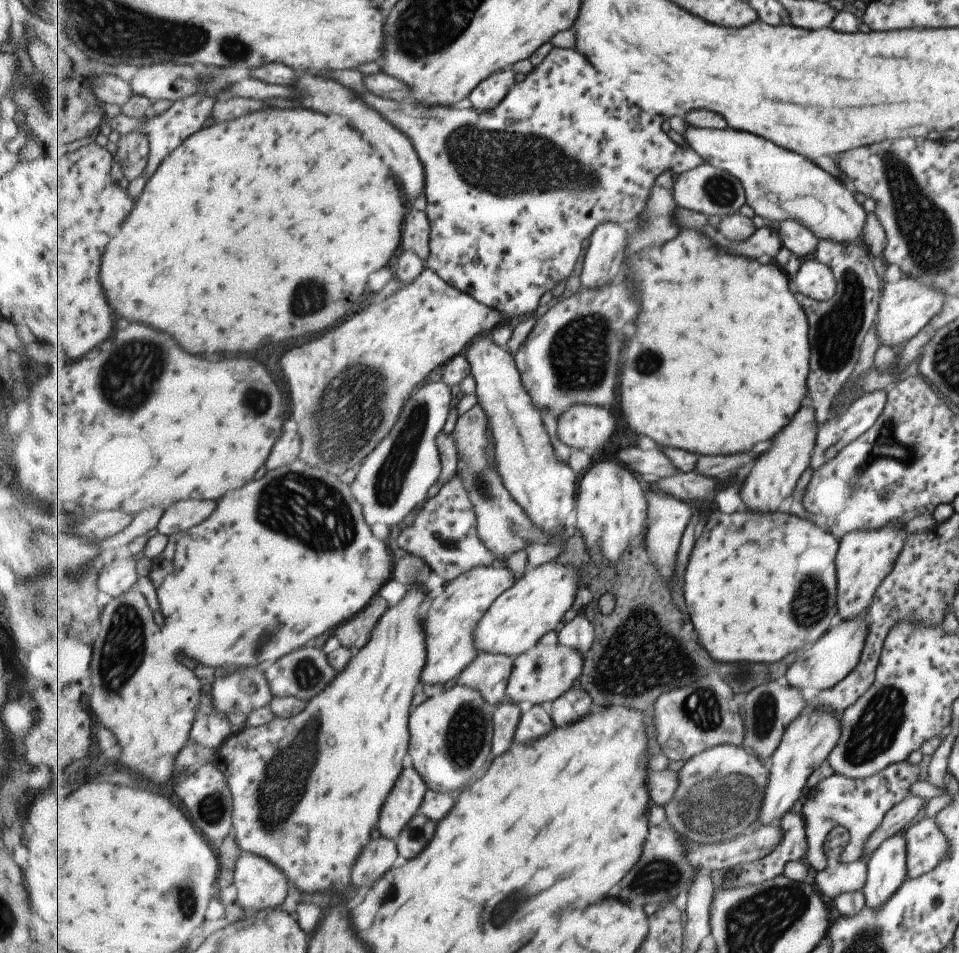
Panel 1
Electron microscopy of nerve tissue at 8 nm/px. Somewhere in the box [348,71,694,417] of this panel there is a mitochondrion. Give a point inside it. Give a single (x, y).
(499, 164)

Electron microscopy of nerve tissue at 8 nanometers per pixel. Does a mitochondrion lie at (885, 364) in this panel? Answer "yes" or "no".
no

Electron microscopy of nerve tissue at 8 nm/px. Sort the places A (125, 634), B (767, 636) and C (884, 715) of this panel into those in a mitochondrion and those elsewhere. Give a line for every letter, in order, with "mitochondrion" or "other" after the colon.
A: mitochondrion
B: other
C: mitochondrion

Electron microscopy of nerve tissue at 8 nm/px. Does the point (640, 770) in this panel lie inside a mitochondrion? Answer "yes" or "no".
no

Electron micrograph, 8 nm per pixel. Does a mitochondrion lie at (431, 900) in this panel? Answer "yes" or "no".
no

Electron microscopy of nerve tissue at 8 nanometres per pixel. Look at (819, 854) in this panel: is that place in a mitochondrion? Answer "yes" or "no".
no

